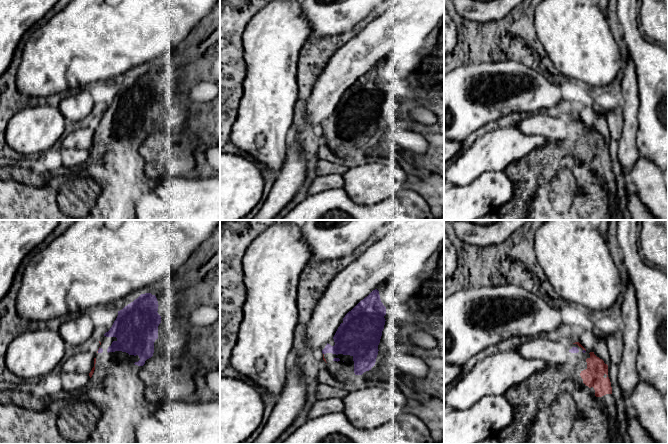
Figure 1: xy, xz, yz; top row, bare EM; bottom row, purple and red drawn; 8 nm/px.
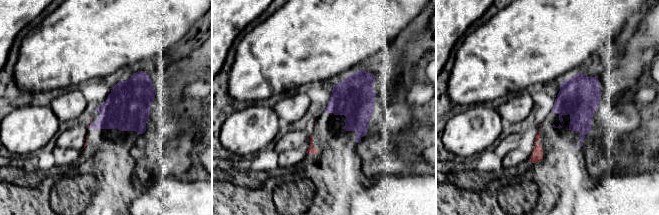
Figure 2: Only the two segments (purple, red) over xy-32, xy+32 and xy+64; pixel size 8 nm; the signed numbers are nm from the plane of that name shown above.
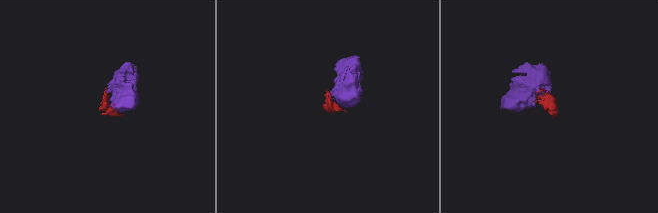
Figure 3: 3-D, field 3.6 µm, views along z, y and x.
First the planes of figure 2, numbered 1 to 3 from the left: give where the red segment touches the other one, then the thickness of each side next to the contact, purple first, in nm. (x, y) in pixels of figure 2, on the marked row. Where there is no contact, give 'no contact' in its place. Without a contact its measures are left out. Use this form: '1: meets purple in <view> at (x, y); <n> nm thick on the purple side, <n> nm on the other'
1: meets purple in xy-32 at (90, 126); 280 nm thick on the purple side, 20 nm on the other
2: no contact
3: no contact

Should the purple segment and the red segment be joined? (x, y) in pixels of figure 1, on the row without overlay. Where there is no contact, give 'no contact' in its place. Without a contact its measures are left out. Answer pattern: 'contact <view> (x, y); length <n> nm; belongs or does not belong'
contact xy (98, 126); length 50 nm; belongs

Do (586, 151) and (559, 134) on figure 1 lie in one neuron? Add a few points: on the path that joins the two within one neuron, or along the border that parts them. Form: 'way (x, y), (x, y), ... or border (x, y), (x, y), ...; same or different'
border (567, 117), (567, 136), (559, 142), (549, 142); different

